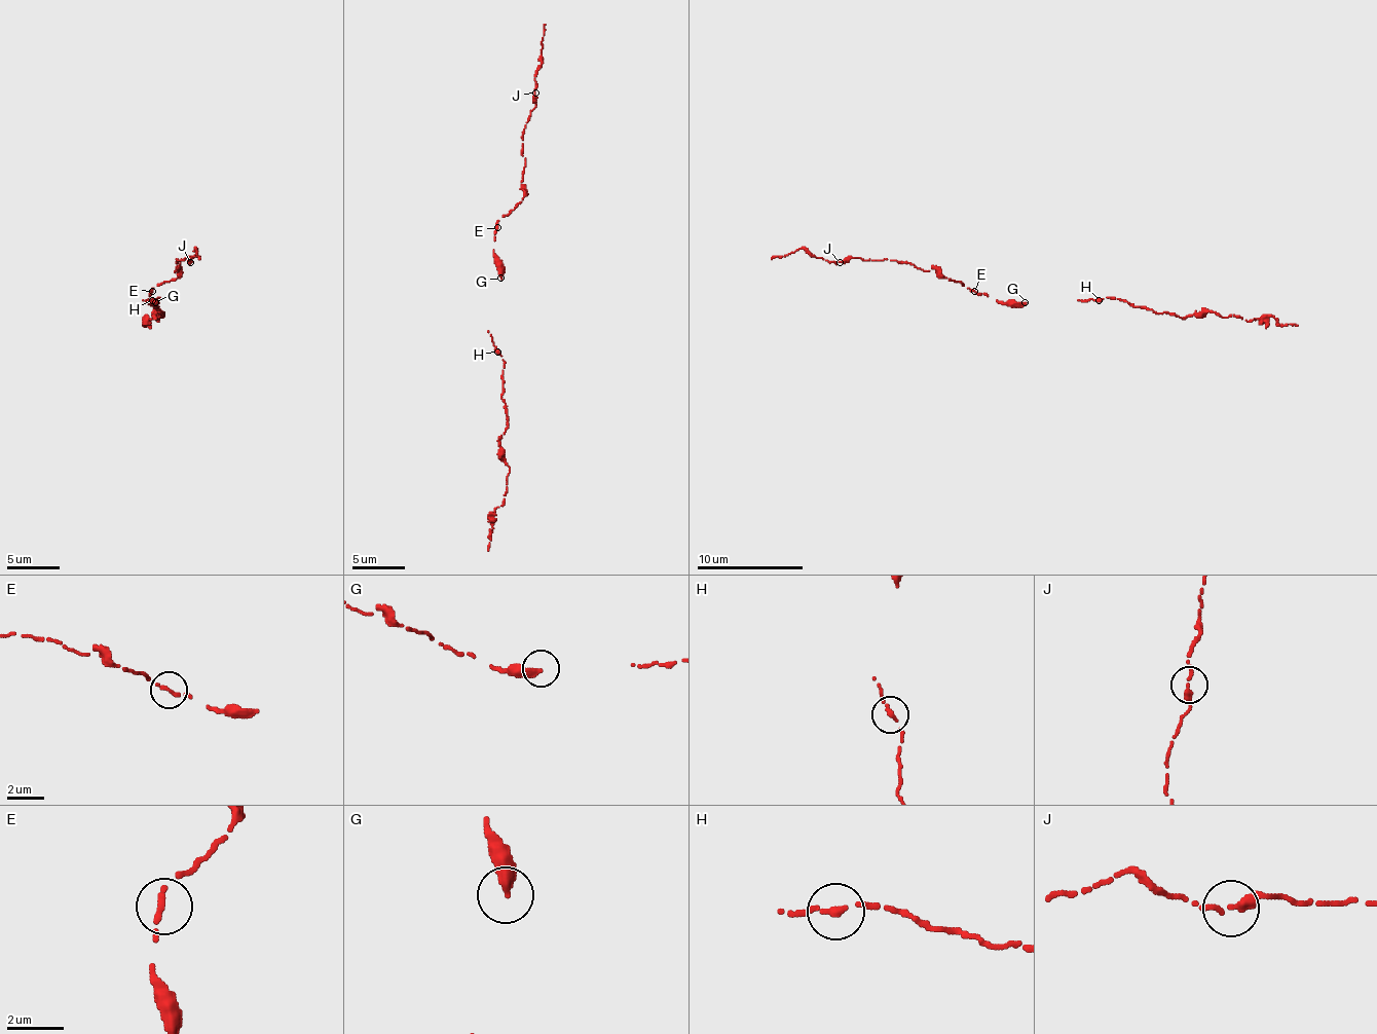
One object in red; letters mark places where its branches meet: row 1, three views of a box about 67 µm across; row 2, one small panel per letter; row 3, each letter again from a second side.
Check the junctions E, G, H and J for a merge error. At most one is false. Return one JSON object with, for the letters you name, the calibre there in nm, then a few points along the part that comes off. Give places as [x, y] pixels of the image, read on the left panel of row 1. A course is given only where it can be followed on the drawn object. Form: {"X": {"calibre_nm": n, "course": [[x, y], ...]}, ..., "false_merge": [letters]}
{"false_merge": []}

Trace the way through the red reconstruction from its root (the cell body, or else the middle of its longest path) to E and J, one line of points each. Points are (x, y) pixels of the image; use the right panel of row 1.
E: (1025, 302), (999, 302), (974, 291)
J: (1025, 302), (999, 302), (948, 281), (932, 267), (922, 270), (908, 262), (858, 257), (840, 262)

